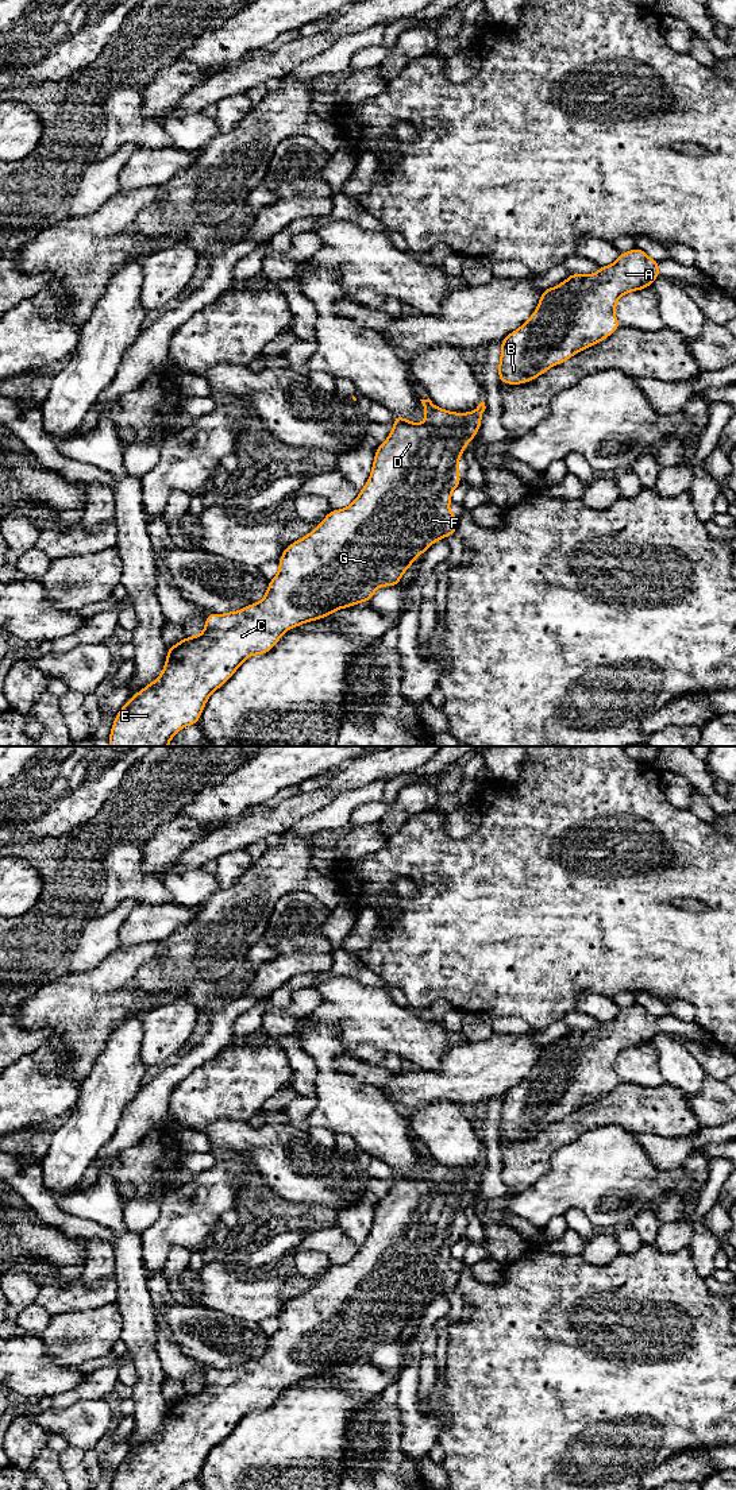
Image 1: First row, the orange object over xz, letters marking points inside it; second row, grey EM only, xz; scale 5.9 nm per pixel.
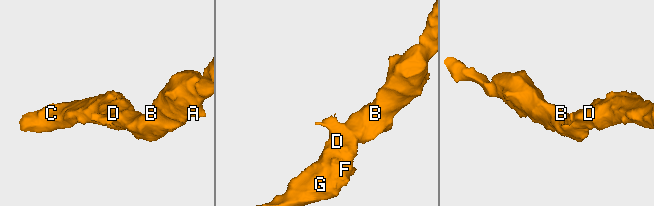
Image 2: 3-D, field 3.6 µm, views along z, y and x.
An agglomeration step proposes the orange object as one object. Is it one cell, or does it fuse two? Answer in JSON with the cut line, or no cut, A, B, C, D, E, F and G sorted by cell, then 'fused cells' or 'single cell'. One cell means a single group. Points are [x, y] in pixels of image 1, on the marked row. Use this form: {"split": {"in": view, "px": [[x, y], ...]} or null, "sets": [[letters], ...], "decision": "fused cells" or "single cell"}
{"split": null, "sets": [["A", "B", "C", "D", "E", "F", "G"]], "decision": "single cell"}

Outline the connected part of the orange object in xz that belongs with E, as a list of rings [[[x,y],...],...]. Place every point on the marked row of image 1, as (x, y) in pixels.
[[[429,398],[420,401],[425,408],[425,421],[413,424],[394,414],[394,426],[386,441],[378,445],[370,478],[357,499],[346,509],[331,510],[315,530],[285,548],[278,560],[280,572],[270,580],[259,603],[227,614],[211,613],[201,634],[185,637],[169,646],[159,678],[136,692],[115,717],[109,746],[167,746],[178,730],[197,723],[209,695],[220,688],[247,657],[267,653],[292,628],[370,601],[381,586],[397,587],[401,575],[419,555],[456,530],[459,517],[451,514],[448,506],[452,490],[465,482],[458,478],[458,463],[462,451],[479,431],[486,406],[482,401],[471,413],[452,413],[436,408]]]

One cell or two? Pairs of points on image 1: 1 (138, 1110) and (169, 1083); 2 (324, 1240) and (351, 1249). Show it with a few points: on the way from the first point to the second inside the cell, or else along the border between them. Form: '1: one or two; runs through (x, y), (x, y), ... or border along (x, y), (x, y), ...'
1: one; runs through (146, 1104), (161, 1089)
2: one; runs through (331, 1240), (339, 1249), (345, 1249)

